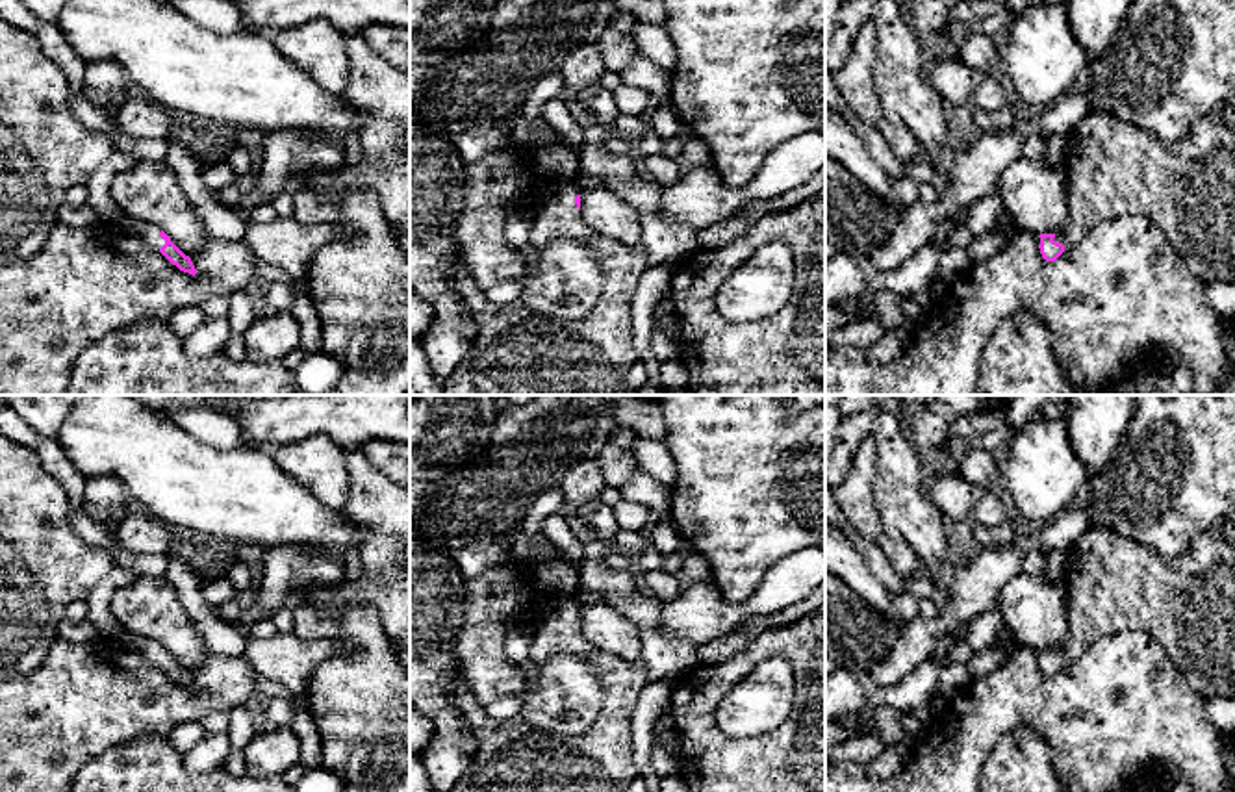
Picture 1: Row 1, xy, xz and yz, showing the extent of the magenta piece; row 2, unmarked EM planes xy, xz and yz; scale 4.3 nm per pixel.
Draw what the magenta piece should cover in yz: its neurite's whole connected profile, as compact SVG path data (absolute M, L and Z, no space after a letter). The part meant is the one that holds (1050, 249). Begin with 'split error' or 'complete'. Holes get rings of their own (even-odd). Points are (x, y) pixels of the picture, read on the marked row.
split error; M1090 113L1066 137L1063 167L1070 219L1063 236L1038 236L1046 262L1055 262L1096 224L1139 213L1163 232L1198 280L1235 282L1235 124L1222 113L1196 121L1176 143L1111 113Z

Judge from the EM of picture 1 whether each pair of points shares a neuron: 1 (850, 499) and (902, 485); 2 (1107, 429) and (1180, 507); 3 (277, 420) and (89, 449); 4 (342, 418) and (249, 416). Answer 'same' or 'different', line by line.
1: different
2: different
3: different
4: same

